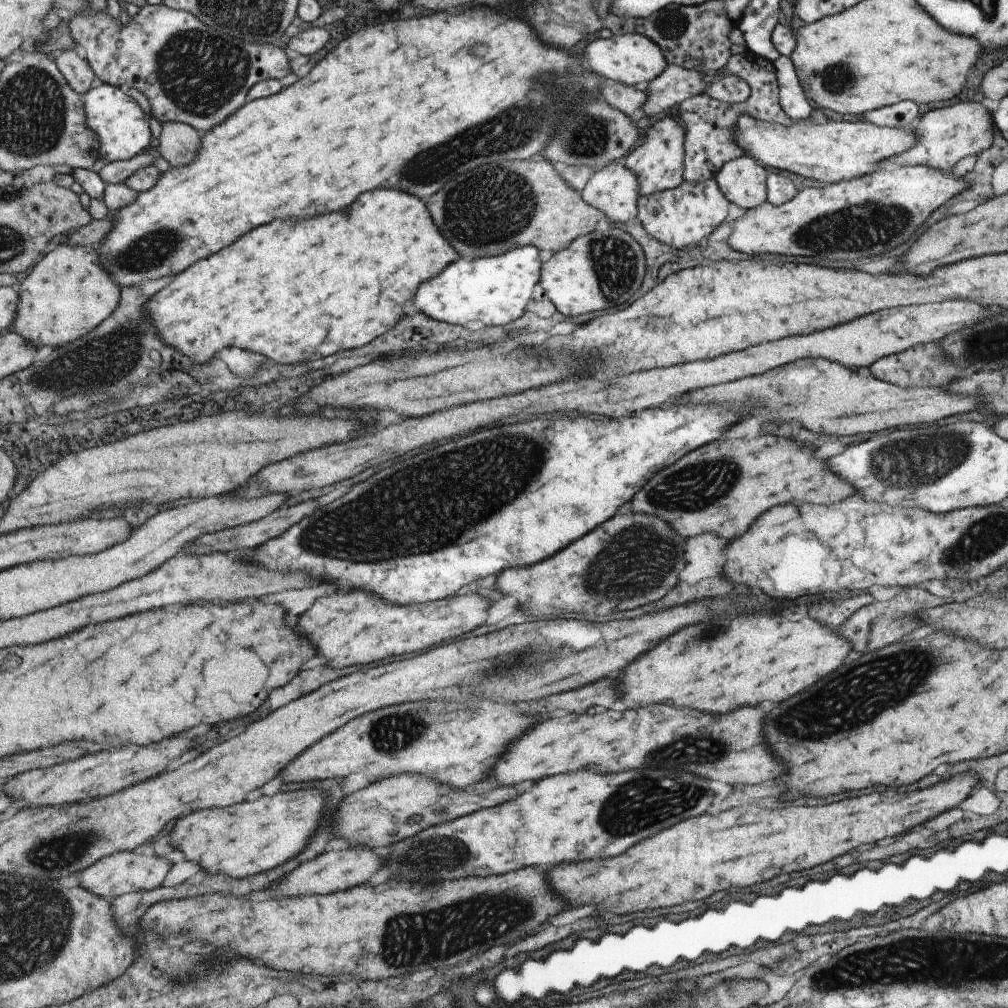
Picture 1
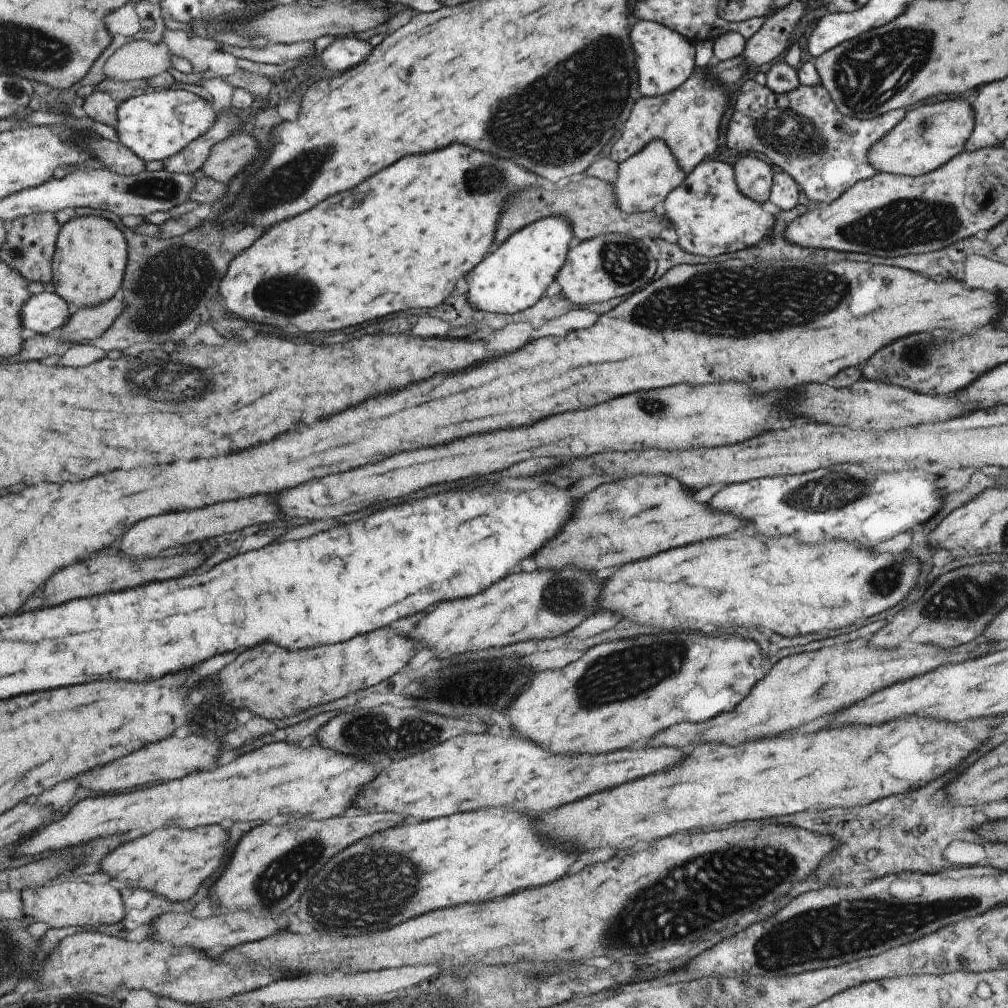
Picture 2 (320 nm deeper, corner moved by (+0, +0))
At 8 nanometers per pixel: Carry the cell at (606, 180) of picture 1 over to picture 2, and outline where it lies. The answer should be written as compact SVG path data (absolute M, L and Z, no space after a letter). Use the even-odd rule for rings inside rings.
M649 141L638 153L617 165L614 183L611 183L616 205L624 213L642 213L651 211L655 204L664 198L675 187L678 187L688 174L678 167L674 154L663 141Z

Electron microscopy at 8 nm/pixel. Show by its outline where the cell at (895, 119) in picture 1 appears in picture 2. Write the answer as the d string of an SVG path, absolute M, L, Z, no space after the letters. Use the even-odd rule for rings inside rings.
M747 79L735 96L726 133L726 147L735 152L755 152L767 156L767 160L787 173L803 190L803 194L821 205L835 200L843 191L857 181L871 178L878 173L867 160L868 150L888 133L906 113L904 109L893 109L870 119L858 119L842 115L833 104L829 93L821 84L799 85L785 94L775 94L754 80Z

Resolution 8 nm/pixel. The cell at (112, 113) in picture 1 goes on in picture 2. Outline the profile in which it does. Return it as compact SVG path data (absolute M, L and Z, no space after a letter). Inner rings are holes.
M147 90L145 94L130 97L116 110L114 130L121 145L138 155L144 163L151 160L163 162L177 154L192 140L204 135L216 119L208 99L185 90Z

